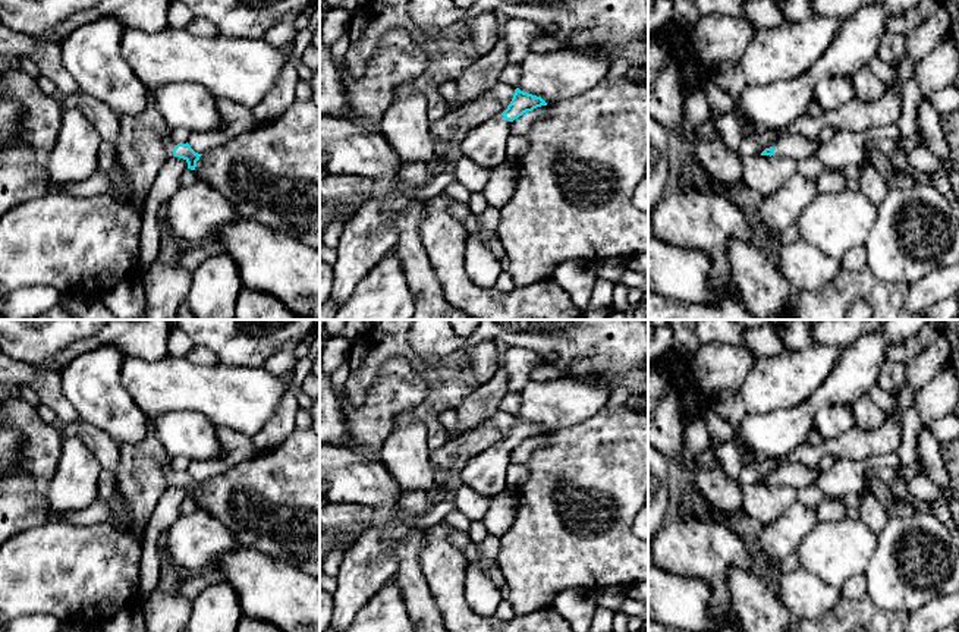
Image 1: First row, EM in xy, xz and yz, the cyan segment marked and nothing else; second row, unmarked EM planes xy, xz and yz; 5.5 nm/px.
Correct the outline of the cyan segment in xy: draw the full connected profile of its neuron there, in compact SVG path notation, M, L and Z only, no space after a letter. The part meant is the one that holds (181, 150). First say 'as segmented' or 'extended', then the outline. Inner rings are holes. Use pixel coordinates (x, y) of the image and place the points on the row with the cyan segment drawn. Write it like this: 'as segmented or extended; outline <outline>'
extended; outline M166 136L166 150L170 155L180 157L188 163L188 169L195 170L196 161L202 154L195 153L191 145L186 144L174 144L170 136Z

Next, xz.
extended; outline M516 88L510 104L500 116L482 122L460 141L463 157L481 167L493 169L501 164L506 160L510 123L523 113L541 106L547 106L541 97Z

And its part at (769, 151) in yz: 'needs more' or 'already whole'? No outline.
needs more

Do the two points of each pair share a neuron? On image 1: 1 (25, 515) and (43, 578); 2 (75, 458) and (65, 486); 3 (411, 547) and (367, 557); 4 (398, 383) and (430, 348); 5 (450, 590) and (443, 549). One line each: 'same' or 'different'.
1: different
2: same
3: different
4: different
5: same

